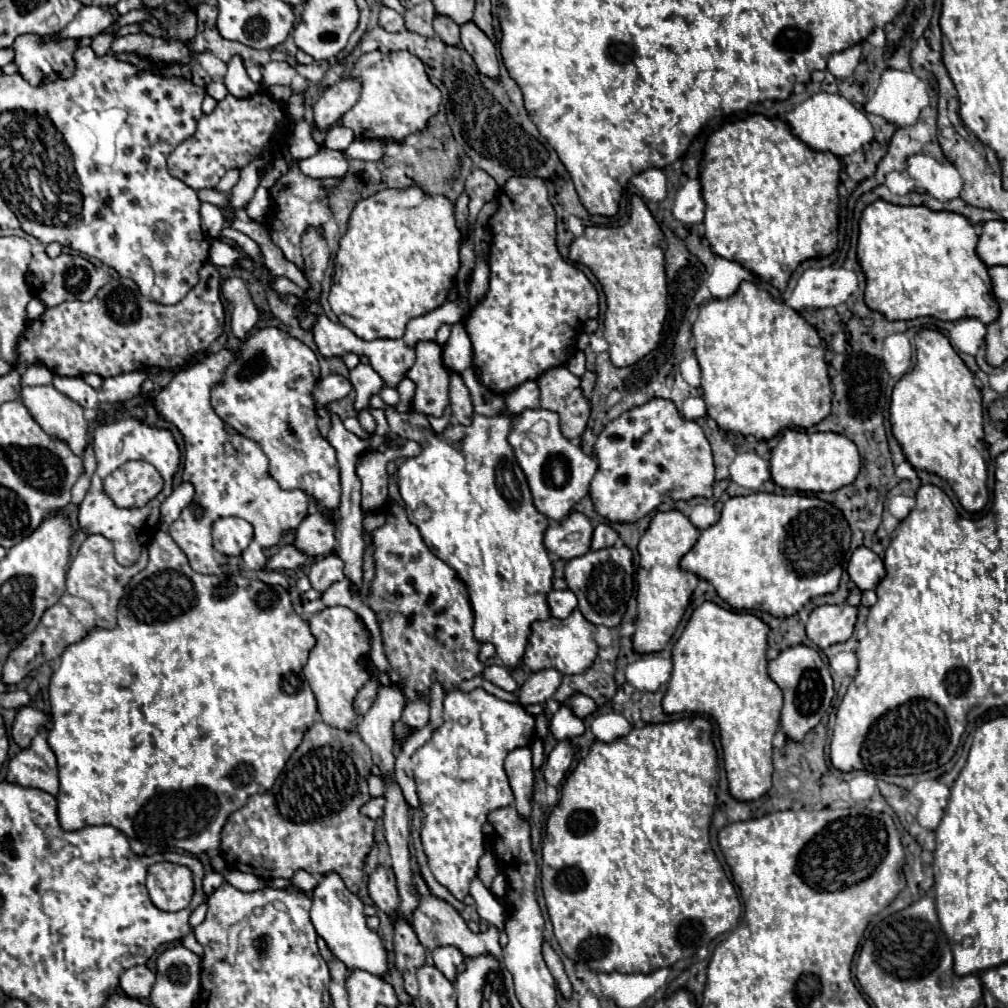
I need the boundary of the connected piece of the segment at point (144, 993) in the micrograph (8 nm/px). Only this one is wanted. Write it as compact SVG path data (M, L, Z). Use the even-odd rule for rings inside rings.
M139 965L139 967L127 969L121 975L119 987L123 989L125 995L129 995L133 999L147 999L153 983L155 983L155 973L151 969L147 969L145 965Z

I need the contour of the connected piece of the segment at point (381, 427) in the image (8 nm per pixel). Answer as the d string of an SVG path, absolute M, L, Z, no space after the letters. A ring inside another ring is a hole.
M369 409L373 417L375 418L376 421L376 430L375 434L383 436L387 434L389 430L389 425L387 423L386 417L382 410L380 409Z

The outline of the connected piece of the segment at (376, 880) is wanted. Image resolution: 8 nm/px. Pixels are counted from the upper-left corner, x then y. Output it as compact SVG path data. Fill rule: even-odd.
M385 867L375 869L375 873L369 875L367 887L375 907L379 907L385 915L393 917L399 909L399 893L397 893L393 869L385 869Z

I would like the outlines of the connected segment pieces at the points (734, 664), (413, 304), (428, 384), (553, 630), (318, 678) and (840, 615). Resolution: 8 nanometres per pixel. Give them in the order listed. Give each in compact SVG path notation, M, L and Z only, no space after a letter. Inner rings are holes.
M713 601L701 603L673 645L673 673L663 697L665 713L707 713L717 721L721 729L729 791L739 801L759 799L772 787L772 743L779 725L783 695L767 673L767 633L769 625L753 613L731 611Z
M411 185L409 189L383 189L381 193L361 199L349 217L347 235L341 239L339 253L335 257L335 273L333 273L331 293L329 293L329 305L333 309L333 313L337 315L339 323L345 325L347 329L351 329L359 339L365 339L365 341L403 337L403 331L405 331L405 325L409 319L433 311L445 301L445 293L449 293L449 285L453 285L453 277L459 271L459 243L461 243L461 229L457 229L455 205L447 197L429 197L423 189L417 189L417 185Z
M433 341L415 347L417 361L407 377L417 383L413 409L423 415L443 417L449 405L449 371L441 363L441 347Z
M575 609L567 619L555 619L549 617L545 621L535 621L531 625L531 635L527 639L527 649L523 655L523 663L531 667L531 671L541 671L547 667L557 669L563 675L583 673L593 665L593 657L597 657L597 643L595 643L595 631L597 627L581 615L579 609Z
M327 607L309 621L311 633L317 637L315 647L309 653L309 661L303 667L303 673L311 685L311 691L317 697L321 721L347 733L357 731L357 711L355 695L371 679L375 665L369 661L371 653L371 633L367 631L363 619L347 607ZM365 659L365 665L361 661Z
M847 603L823 605L811 611L807 621L807 637L821 649L827 649L829 645L847 641L853 635L855 621L857 607Z

